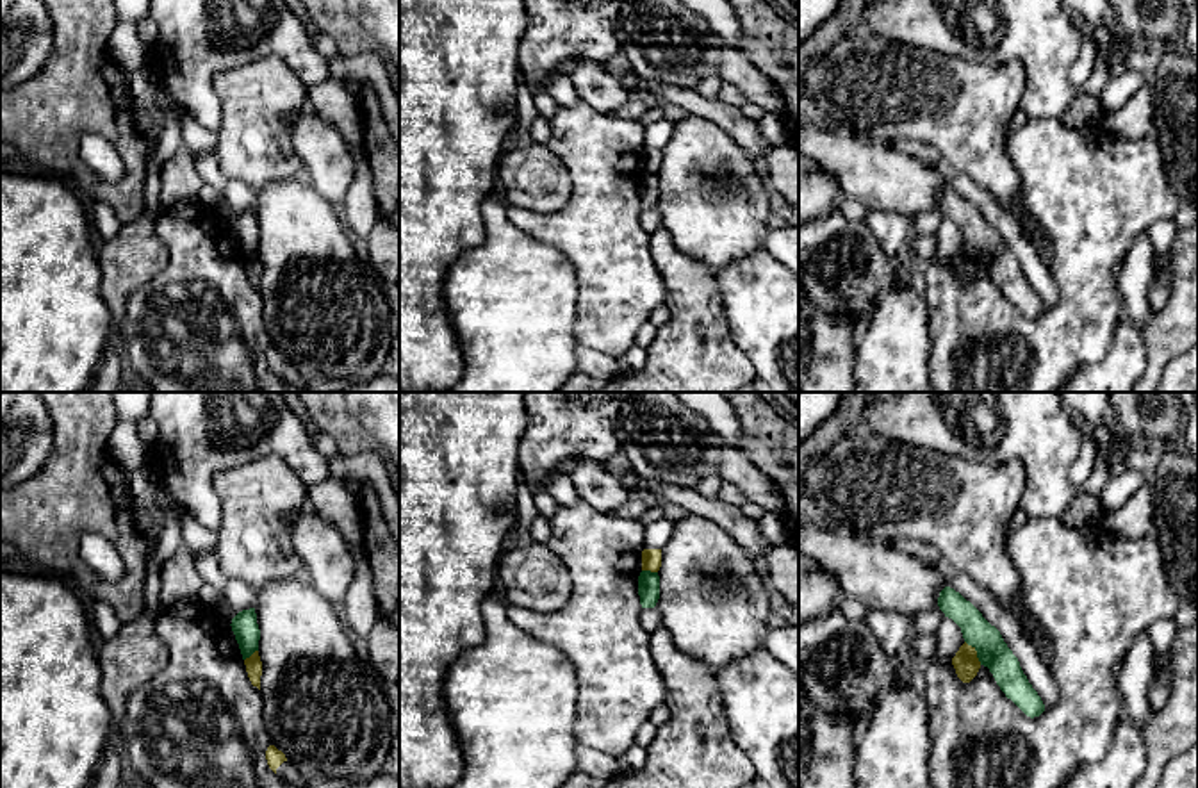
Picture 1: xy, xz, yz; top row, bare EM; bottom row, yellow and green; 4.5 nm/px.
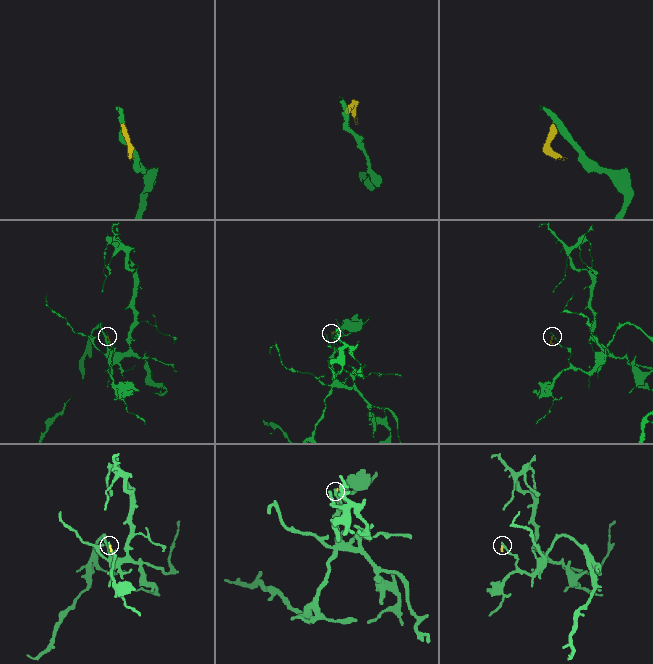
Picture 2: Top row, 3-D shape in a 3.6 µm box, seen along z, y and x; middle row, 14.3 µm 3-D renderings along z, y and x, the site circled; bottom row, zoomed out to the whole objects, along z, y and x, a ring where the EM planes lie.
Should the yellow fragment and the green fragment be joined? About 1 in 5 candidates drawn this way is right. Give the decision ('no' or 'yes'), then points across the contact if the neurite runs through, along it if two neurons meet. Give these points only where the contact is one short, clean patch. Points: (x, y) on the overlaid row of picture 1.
no; border along yz (965, 640), (976, 651), (981, 664)

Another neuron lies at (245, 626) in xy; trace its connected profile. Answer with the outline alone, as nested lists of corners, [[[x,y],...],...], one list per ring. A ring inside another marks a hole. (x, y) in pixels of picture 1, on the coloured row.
[[[255,608],[239,612],[232,619],[230,626],[239,644],[242,660],[250,658],[255,651],[258,651],[260,629],[257,624]]]

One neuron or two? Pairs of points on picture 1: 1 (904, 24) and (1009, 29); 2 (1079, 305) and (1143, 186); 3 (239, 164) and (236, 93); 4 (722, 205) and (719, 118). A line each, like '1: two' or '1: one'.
1: one
2: one
3: one
4: two

